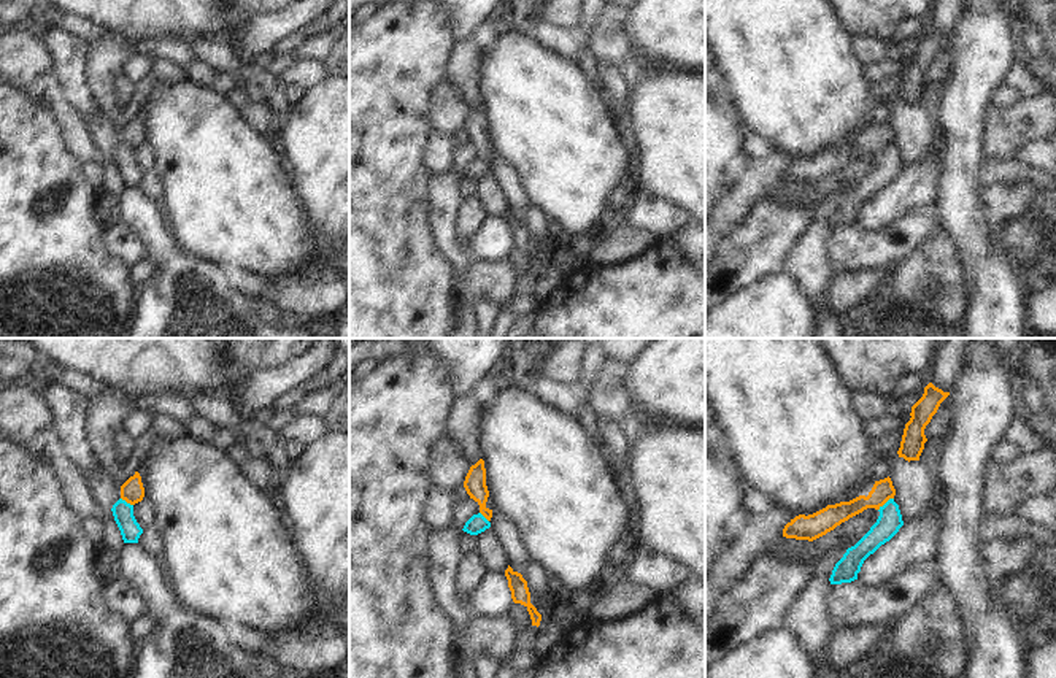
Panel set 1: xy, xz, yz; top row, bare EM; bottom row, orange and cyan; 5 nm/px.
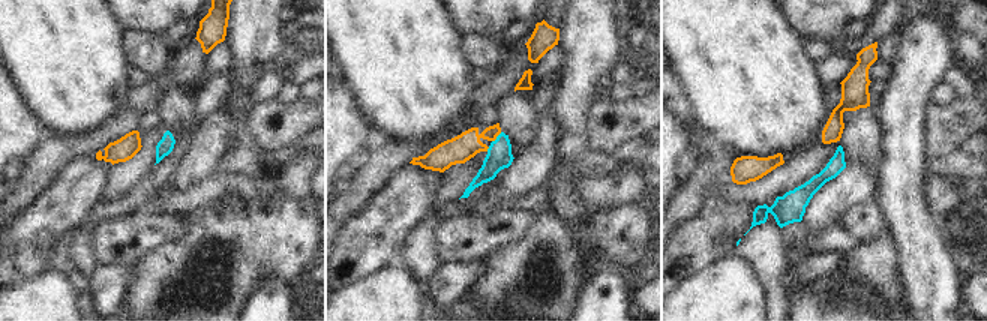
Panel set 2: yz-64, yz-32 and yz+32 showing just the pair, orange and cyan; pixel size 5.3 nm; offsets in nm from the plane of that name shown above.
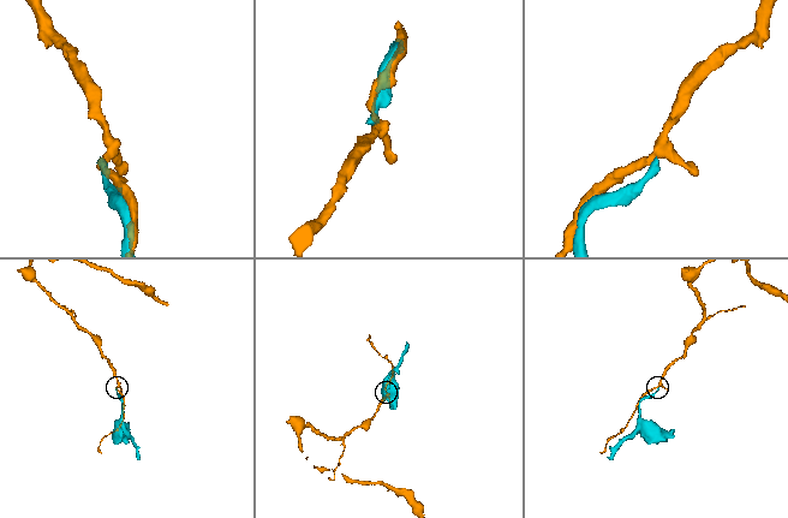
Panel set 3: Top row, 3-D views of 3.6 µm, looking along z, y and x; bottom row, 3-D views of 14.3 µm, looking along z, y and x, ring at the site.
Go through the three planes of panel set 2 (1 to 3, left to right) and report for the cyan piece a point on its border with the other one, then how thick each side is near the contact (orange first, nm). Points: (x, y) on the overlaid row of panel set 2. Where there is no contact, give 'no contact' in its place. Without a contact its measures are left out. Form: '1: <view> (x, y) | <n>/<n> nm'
1: no contact
2: yz-32 (497, 135) | 140/130 nm
3: no contact

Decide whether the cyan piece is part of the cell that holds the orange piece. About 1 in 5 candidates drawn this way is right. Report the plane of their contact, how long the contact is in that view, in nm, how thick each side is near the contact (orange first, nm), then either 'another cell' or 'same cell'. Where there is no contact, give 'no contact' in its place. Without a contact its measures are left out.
meets orange in yz; contact 100 nm long; 110 nm thick on the orange side, 120 nm on the other; another cell

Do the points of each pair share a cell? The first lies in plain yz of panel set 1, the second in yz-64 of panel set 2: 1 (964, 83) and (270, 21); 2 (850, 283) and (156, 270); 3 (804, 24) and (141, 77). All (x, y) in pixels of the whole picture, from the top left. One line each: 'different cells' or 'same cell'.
1: same cell
2: different cells
3: different cells

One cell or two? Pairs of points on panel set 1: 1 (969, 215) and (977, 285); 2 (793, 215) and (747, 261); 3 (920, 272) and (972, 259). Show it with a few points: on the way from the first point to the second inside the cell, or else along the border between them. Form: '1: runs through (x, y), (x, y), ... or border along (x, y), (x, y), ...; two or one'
1: runs through (971, 232), (977, 246), (977, 267); one
2: runs through (782, 226), (758, 250); one
3: border along (944, 229), (956, 250), (961, 286), (967, 299); two

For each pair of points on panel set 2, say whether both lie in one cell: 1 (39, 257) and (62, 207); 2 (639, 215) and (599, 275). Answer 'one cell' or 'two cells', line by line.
1: one cell
2: two cells

